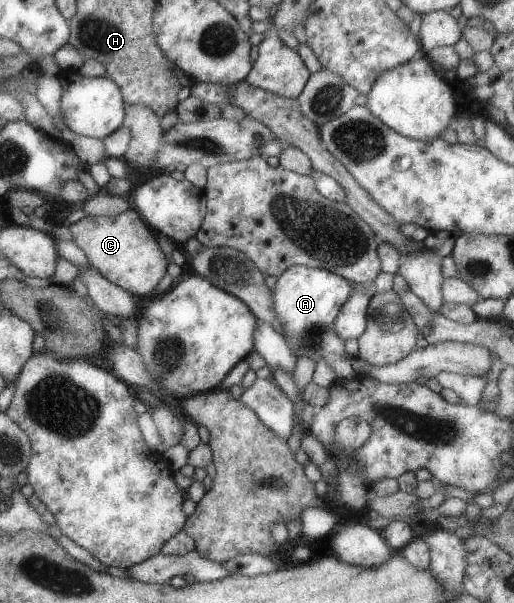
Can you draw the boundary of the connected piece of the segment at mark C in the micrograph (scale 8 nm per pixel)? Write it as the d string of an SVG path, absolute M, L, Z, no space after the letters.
M132 208L111 216L86 216L69 224L73 243L83 251L91 267L107 281L126 292L145 297L155 290L155 285L166 275L167 260L157 244L153 229Z

